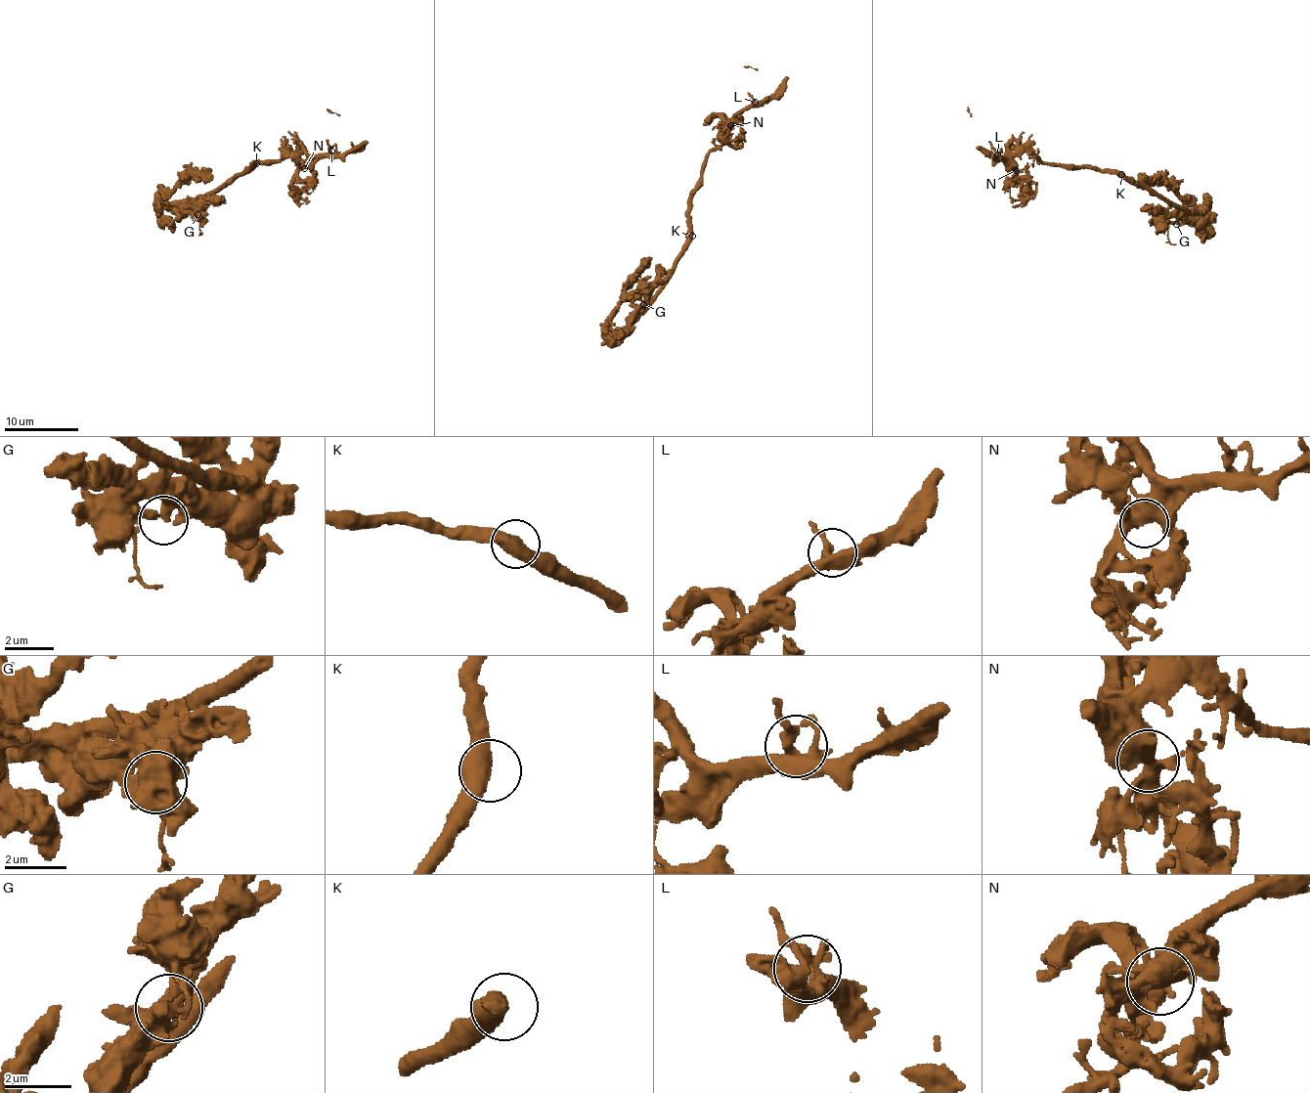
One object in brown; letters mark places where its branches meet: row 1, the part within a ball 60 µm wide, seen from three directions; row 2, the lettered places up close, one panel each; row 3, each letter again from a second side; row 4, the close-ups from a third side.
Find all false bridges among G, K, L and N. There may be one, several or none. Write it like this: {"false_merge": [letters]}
{"false_merge": []}

